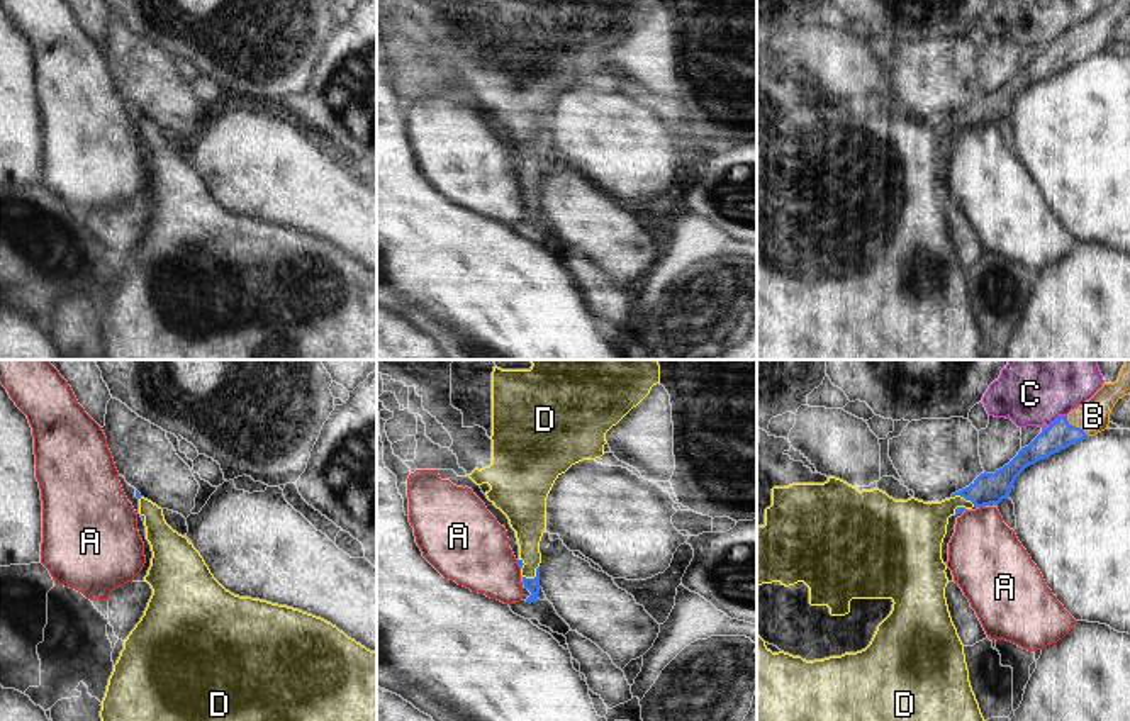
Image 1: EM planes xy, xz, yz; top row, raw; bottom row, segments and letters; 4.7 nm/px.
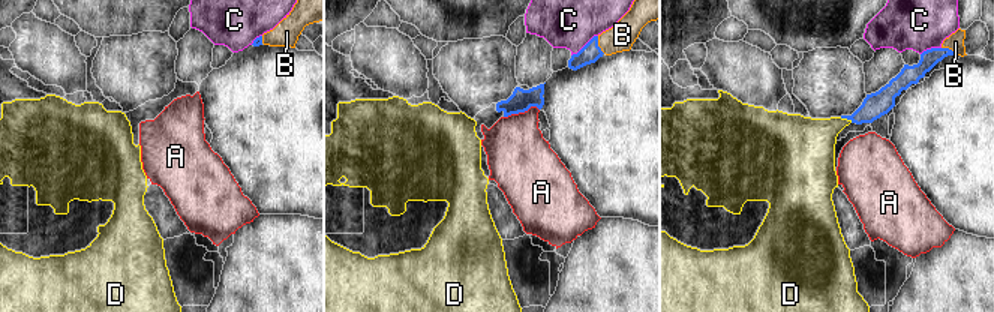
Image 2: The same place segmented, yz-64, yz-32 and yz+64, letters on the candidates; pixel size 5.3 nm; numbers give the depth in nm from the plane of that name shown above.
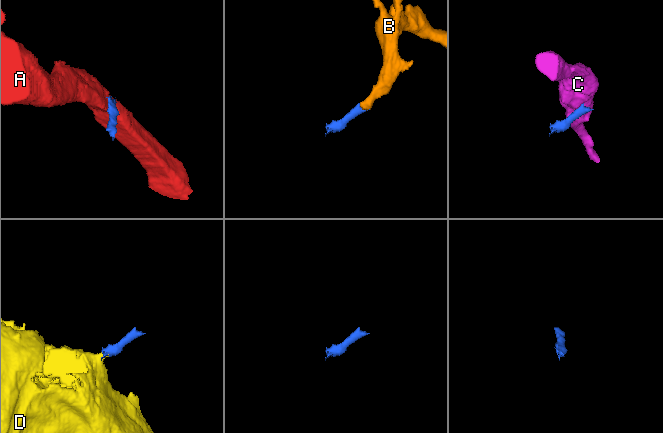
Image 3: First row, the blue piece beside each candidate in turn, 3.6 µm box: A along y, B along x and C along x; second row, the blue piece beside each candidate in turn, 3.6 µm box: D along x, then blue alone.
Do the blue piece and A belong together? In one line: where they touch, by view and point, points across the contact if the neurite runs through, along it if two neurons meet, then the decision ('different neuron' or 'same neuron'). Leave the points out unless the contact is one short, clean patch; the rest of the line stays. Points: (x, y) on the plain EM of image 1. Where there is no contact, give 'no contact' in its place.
yz (981, 126) | along yz (979, 126), (983, 128) | different neuron

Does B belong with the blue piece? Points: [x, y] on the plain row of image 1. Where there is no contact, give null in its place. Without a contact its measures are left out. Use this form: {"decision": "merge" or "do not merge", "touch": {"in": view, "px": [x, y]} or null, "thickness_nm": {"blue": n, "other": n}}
{"decision": "merge", "touch": {"in": "yz", "px": [1074, 46]}, "thickness_nm": {"blue": 140, "other": 160}}

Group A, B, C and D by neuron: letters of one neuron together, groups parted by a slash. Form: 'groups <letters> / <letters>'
groups A / B D / C

